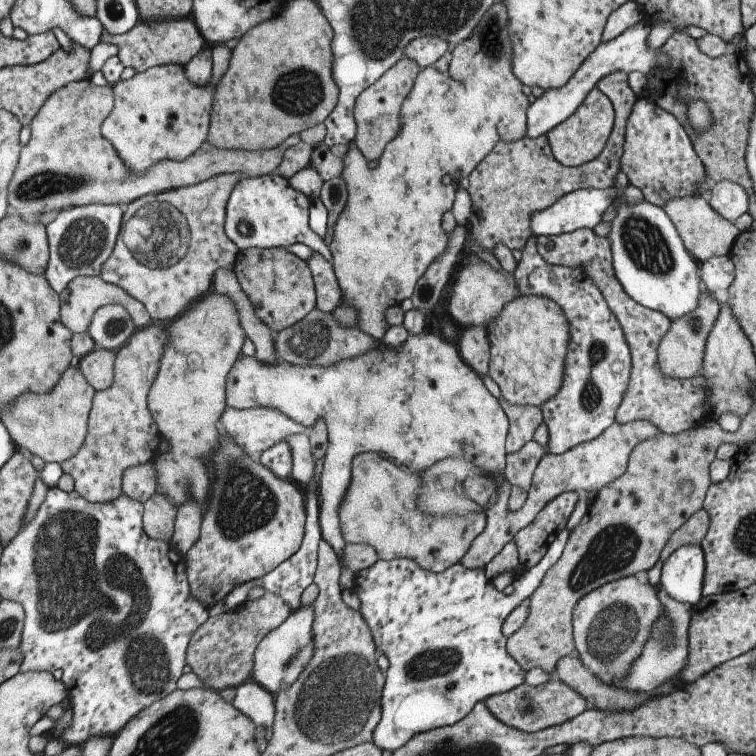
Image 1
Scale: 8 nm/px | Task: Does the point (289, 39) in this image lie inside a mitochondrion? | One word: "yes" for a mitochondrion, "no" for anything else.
no

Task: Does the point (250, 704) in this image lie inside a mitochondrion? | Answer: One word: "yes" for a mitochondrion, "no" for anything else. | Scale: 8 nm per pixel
no

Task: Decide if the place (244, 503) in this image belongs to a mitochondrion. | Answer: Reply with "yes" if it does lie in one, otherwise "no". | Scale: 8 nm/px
yes

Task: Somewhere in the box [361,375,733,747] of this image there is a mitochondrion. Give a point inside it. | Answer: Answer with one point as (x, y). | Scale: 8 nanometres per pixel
(607, 638)

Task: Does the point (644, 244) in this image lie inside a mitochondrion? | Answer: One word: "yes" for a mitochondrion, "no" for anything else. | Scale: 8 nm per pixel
yes

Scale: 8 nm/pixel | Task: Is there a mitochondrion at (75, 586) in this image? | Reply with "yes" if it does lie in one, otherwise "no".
yes

